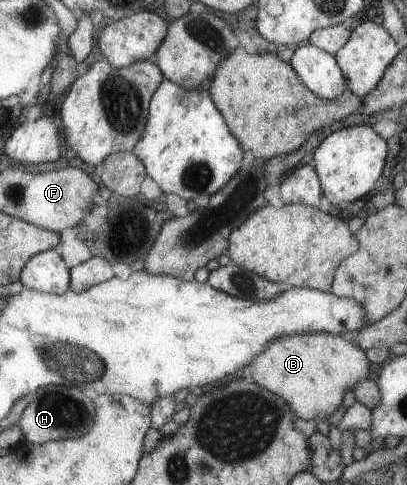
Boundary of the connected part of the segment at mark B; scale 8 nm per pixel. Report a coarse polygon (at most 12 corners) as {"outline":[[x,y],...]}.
{"outline":[[325,332],[269,342],[244,370],[301,419],[324,420],[369,375]]}

